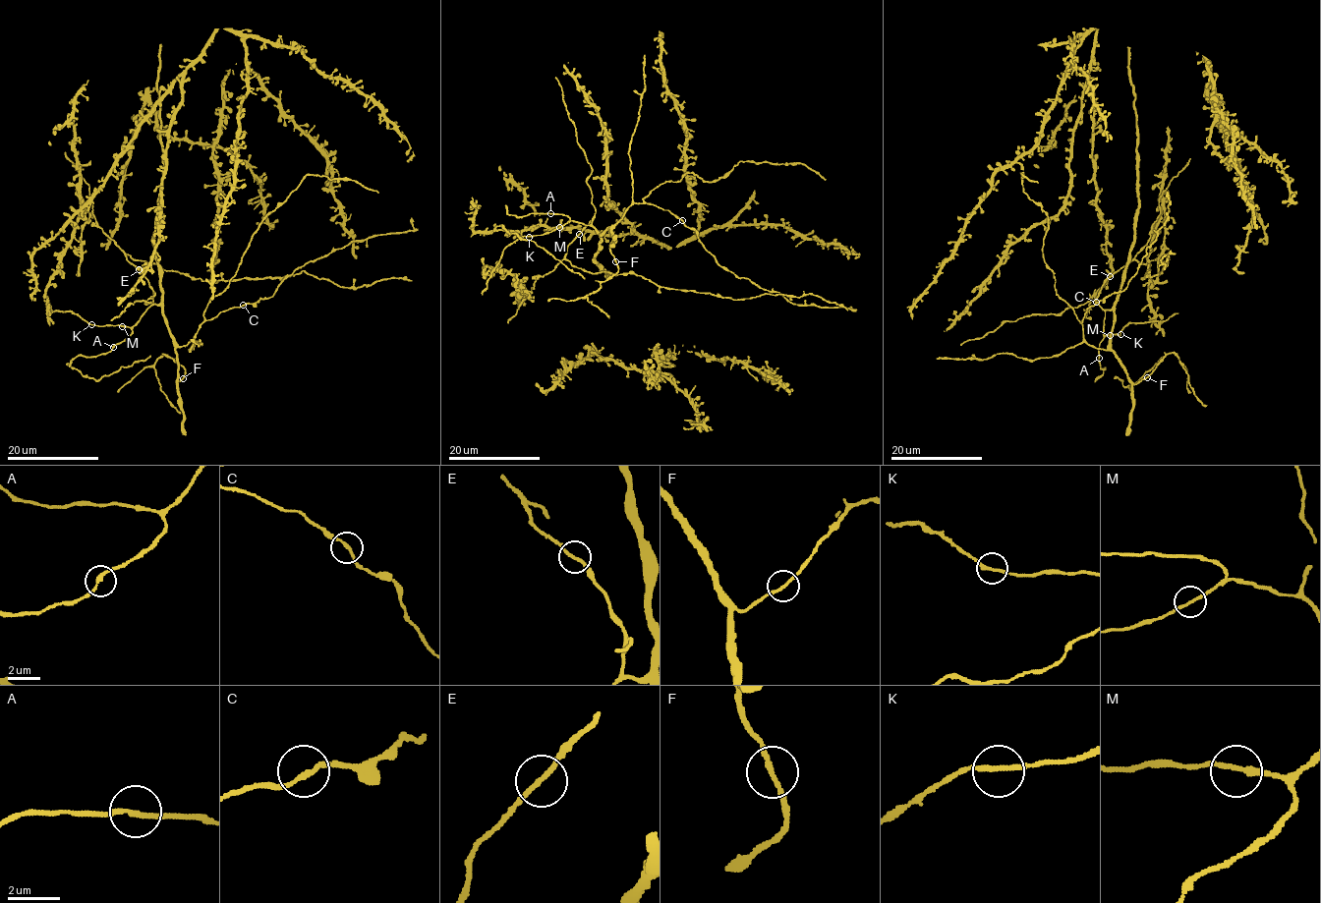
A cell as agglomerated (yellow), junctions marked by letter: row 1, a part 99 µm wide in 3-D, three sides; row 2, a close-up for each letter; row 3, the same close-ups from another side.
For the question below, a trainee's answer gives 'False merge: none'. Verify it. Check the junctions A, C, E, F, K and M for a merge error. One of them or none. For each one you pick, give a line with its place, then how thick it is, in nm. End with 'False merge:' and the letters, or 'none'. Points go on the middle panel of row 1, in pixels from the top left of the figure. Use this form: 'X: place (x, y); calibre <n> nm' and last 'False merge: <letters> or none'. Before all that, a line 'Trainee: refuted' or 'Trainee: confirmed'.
Trainee: confirmed
False merge: none

